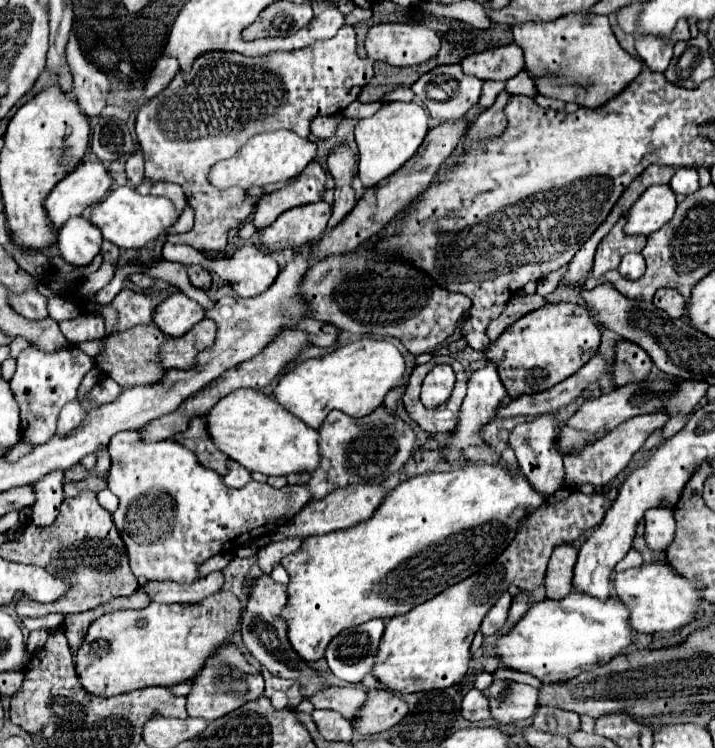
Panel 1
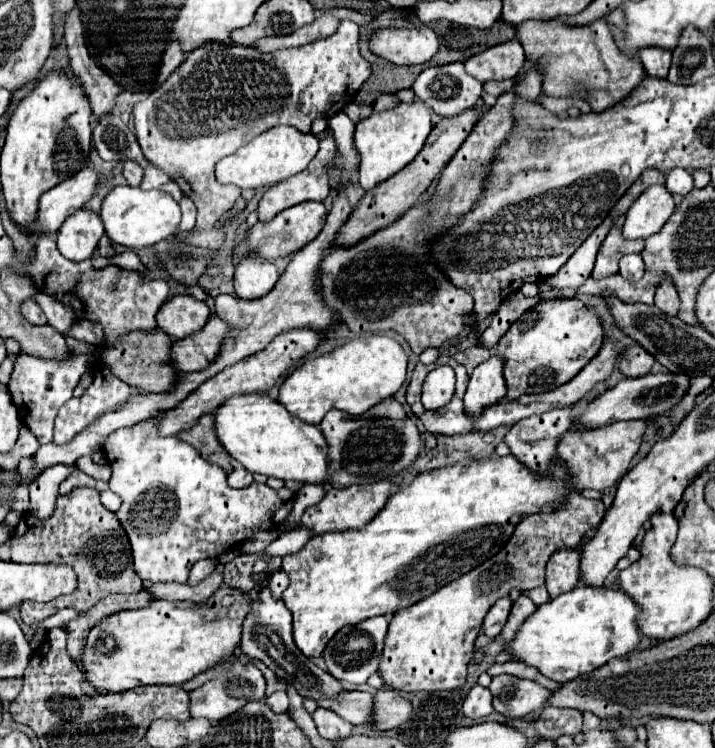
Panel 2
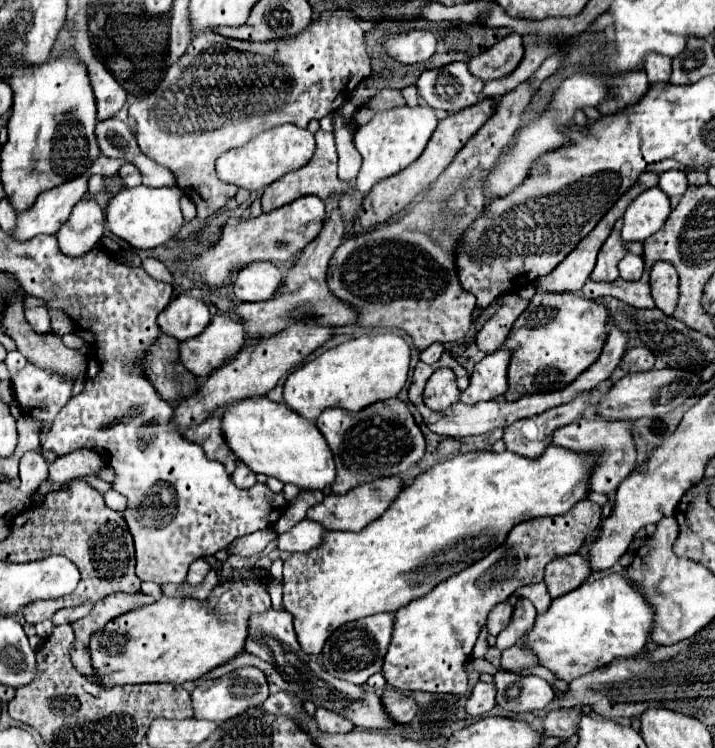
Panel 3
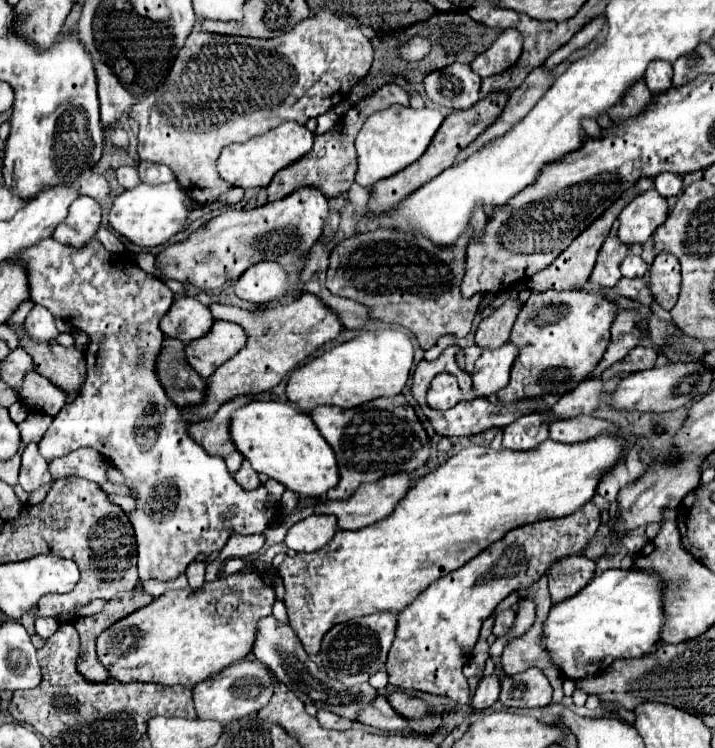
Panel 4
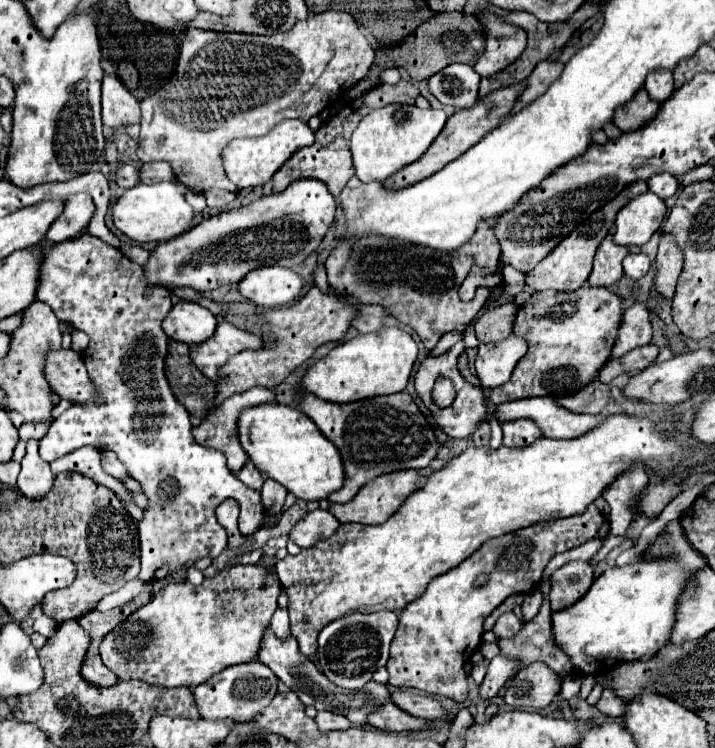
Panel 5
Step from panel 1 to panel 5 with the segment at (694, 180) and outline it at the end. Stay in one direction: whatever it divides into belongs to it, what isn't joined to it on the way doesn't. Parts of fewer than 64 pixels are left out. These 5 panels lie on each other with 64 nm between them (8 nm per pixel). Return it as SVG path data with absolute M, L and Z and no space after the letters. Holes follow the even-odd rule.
M656 174L656 176L652 176L648 180L648 190L654 192L654 194L658 194L662 200L674 196L676 190L678 190L678 186L680 186L680 182L672 174Z

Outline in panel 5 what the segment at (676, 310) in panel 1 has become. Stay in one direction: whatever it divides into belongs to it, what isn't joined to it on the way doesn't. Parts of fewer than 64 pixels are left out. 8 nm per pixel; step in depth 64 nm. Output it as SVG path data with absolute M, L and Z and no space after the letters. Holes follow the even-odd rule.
M660 236L660 248L656 254L656 276L654 276L654 290L662 294L668 302L674 298L676 282L682 272L684 256L672 236Z

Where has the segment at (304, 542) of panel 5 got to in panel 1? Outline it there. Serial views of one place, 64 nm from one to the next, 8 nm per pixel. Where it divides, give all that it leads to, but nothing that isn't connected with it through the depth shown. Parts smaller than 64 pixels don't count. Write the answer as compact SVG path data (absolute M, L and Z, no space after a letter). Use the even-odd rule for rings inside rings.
M288 538L288 540L272 542L272 544L264 546L264 548L260 548L260 550L258 550L258 566L260 566L260 570L262 570L264 574L270 574L272 568L274 568L284 556L296 552L296 548L298 548L300 542L302 542L300 538Z

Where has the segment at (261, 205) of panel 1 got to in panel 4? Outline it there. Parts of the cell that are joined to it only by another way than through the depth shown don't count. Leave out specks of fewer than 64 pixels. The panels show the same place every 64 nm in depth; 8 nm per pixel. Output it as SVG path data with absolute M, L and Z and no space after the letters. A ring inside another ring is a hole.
M386 84L382 86L378 92L374 92L372 96L368 96L368 100L362 100L360 104L352 106L342 118L340 122L334 126L334 130L326 132L326 134L316 134L314 136L314 148L312 152L308 152L304 158L300 158L296 164L280 170L274 180L268 186L268 202L276 202L282 200L286 196L290 196L292 192L296 192L298 188L306 188L306 186L314 186L318 188L326 198L338 198L342 194L348 192L348 188L354 182L354 172L356 172L356 150L354 150L354 140L358 130L362 128L362 124L366 122L366 118L378 110L384 110L392 104L400 104L400 106L408 106L408 94L404 92L404 88L396 86L396 84Z

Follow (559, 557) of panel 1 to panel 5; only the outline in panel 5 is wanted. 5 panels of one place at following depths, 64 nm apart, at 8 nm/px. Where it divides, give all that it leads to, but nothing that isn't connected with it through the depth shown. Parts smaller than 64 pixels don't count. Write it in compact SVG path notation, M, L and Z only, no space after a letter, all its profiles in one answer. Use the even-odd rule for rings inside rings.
M568 562L550 576L550 604L552 610L572 606L584 590L594 582L594 568L590 562Z

